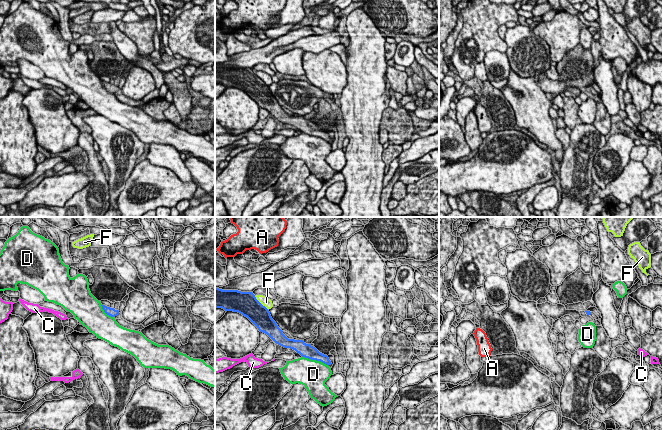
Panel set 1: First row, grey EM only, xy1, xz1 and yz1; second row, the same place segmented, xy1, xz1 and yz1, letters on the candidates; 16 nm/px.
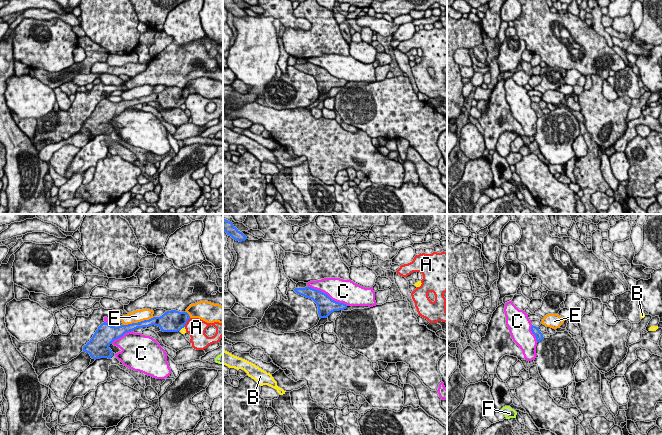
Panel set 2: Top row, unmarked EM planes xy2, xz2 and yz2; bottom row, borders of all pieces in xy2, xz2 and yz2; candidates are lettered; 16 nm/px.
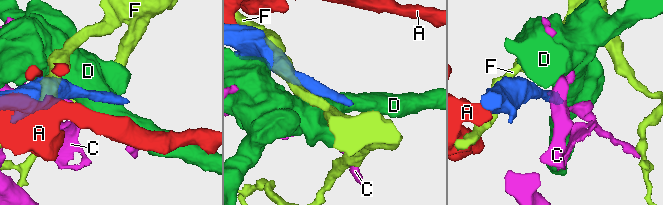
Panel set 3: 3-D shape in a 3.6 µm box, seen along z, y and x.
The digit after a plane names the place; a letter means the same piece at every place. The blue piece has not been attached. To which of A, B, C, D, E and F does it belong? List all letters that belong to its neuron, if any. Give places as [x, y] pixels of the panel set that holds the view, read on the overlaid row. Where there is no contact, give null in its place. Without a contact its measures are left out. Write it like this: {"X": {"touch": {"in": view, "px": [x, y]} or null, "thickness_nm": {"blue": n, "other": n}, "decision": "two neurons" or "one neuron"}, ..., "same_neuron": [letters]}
{"A": {"touch": {"in": "xy2", "px": [186, 322]}, "thickness_nm": {"blue": 360, "other": 300}, "decision": "two neurons"}, "B": {"touch": {"in": "xy2", "px": [181, 328]}, "thickness_nm": {"blue": 360, "other": 90}, "decision": "two neurons"}, "C": {"touch": {"in": "xz2", "px": [327, 295]}, "thickness_nm": {"blue": 280, "other": 380}, "decision": "two neurons"}, "D": {"touch": {"in": "xz1", "px": [315, 359]}, "thickness_nm": {"blue": 220, "other": 460}, "decision": "two neurons"}, "E": {"touch": {"in": "xy2", "px": [138, 322]}, "thickness_nm": {"blue": 130, "other": 190}, "decision": "two neurons"}, "F": {"touch": {"in": "xz1", "px": [260, 303]}, "thickness_nm": {"blue": 380, "other": 140}, "decision": "two neurons"}, "same_neuron": []}

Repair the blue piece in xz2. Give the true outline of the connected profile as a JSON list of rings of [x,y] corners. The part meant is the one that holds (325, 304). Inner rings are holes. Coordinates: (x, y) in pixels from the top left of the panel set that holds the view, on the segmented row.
[[[311,287],[295,288],[294,291],[299,295],[312,299],[317,304],[320,319],[327,318],[334,311],[343,311],[347,308],[346,304],[336,302],[327,294]]]

